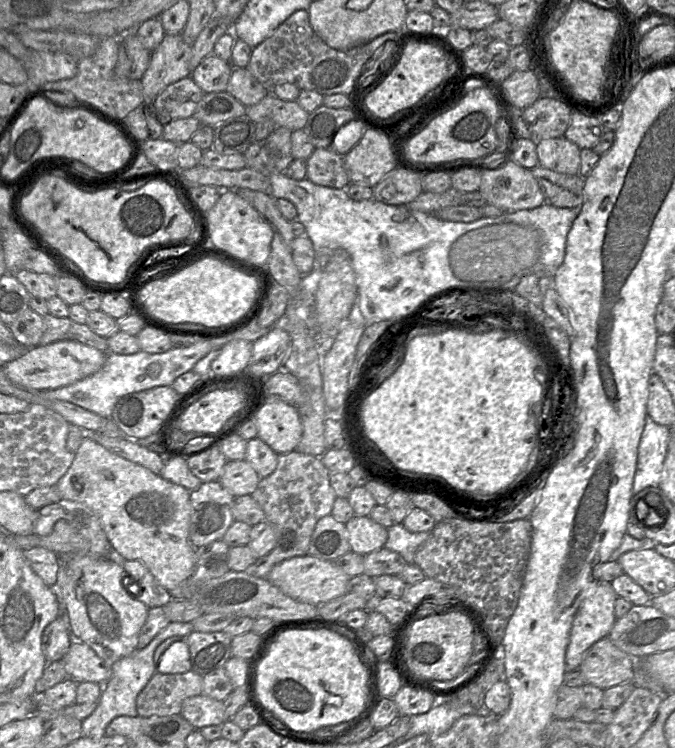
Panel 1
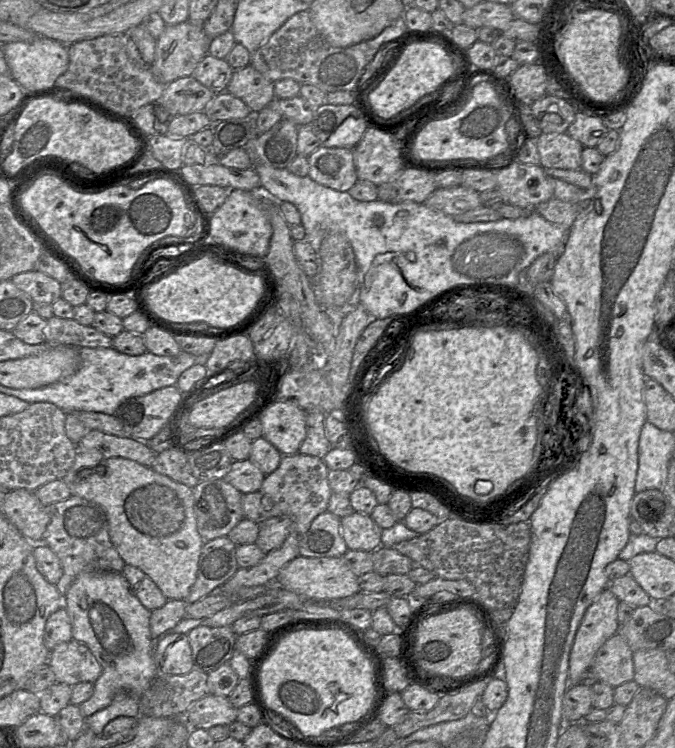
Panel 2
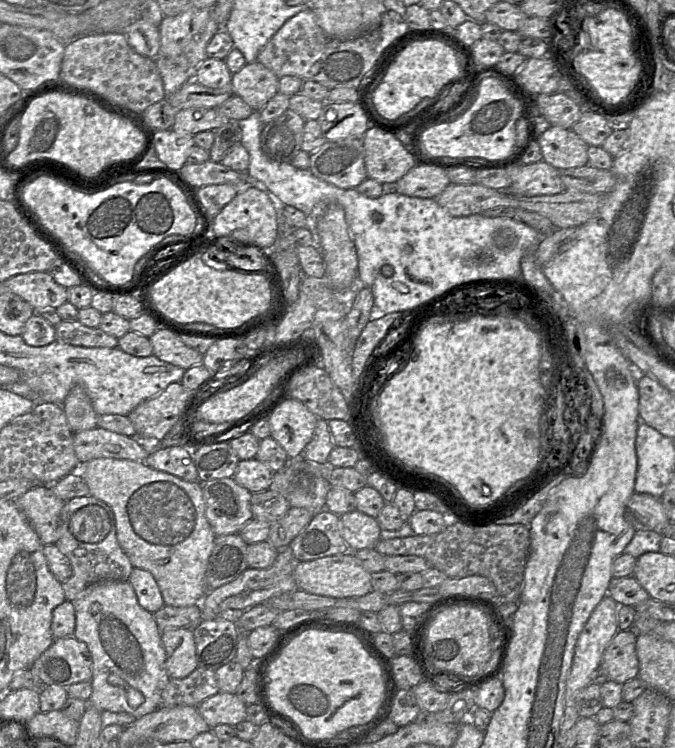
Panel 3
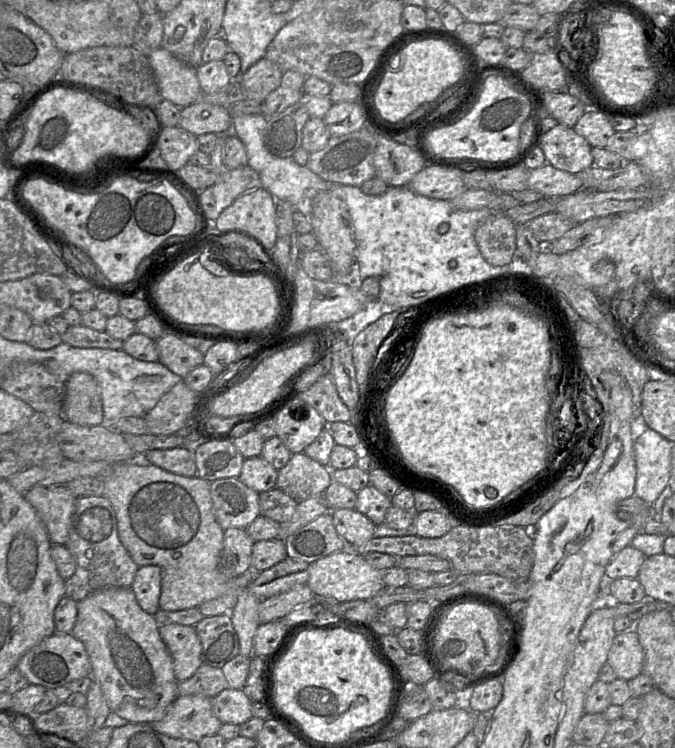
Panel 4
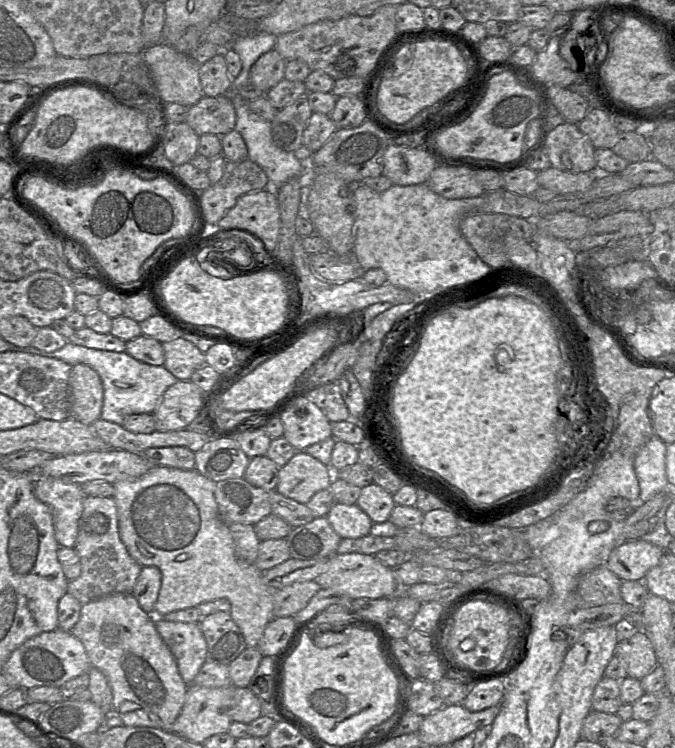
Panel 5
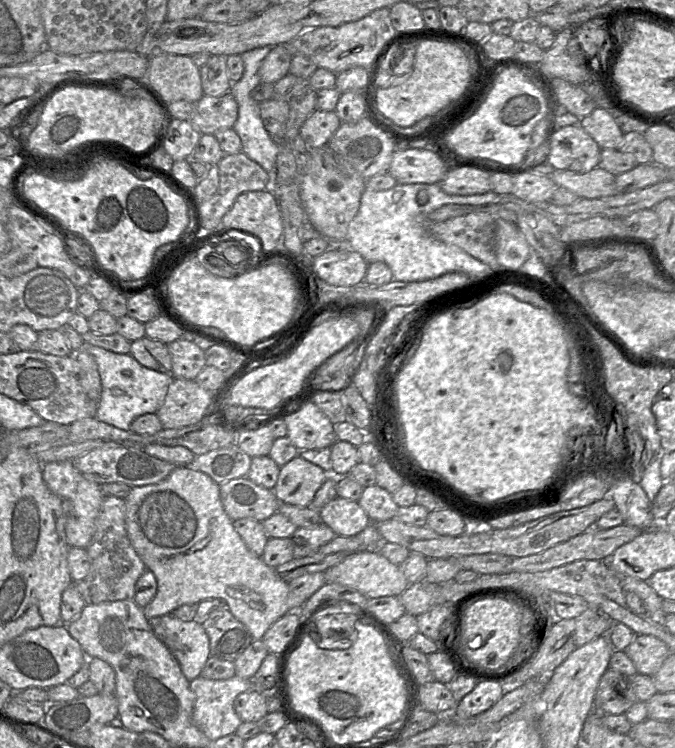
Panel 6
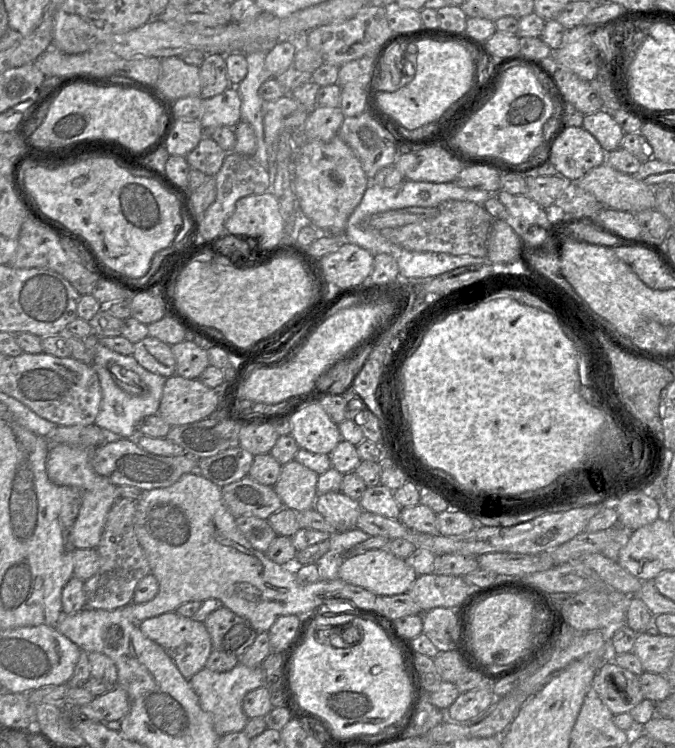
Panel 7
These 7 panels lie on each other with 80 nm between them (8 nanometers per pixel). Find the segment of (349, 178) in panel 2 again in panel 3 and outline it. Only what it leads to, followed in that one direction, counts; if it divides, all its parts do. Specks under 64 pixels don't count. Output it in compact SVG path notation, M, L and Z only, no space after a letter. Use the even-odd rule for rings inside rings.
M363 137L326 141L310 153L309 170L316 177L339 188L356 188L368 175Z

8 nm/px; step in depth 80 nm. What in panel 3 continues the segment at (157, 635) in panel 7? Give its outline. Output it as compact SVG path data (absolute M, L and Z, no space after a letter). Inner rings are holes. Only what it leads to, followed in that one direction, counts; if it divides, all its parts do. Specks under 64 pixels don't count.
M192 628L166 629L161 632L161 641L166 652L165 666L169 678L185 678L198 667Z

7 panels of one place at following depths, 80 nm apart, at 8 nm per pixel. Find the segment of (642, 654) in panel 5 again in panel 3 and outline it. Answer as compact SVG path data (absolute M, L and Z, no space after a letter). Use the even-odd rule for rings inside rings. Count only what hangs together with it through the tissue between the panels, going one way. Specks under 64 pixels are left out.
M633 629L618 630L605 649L600 668L606 671L609 680L624 684L638 677L636 639L637 634Z

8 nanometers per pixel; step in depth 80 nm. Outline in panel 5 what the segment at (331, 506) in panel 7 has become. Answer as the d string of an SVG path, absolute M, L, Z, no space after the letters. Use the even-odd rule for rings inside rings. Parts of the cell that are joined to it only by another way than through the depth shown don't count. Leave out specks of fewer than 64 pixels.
M334 503L326 515L334 531L342 538L361 538L370 533L370 517L357 505Z

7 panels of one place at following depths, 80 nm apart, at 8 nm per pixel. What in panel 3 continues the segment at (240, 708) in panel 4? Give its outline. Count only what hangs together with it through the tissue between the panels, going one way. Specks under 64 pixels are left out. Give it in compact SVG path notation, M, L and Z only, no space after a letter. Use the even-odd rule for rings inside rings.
M218 692L202 701L197 709L206 723L214 728L219 724L236 724L246 720L247 705L235 694Z

